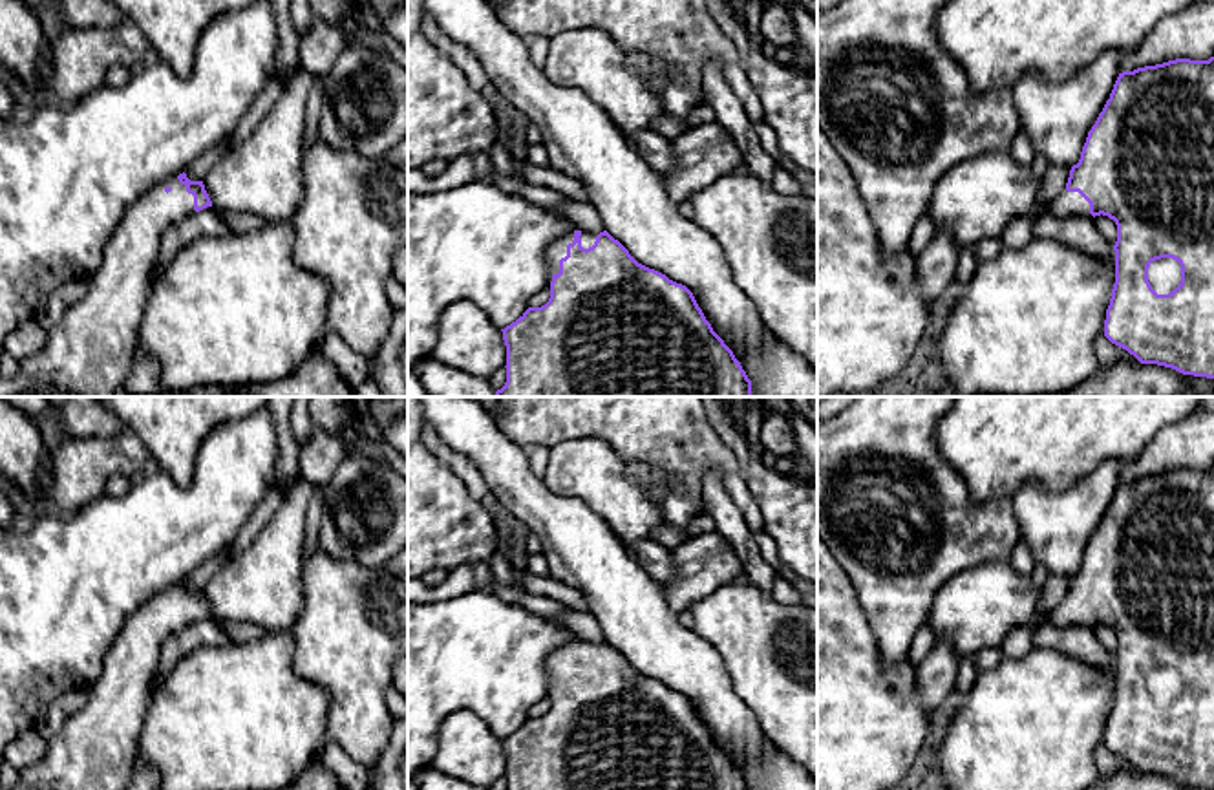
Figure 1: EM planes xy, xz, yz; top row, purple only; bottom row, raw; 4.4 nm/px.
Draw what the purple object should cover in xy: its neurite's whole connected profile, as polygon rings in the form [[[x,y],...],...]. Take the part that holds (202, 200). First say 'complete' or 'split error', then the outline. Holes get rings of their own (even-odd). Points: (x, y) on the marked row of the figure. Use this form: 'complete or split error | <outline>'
split error | [[[185,172],[148,188],[135,199],[108,240],[99,269],[86,280],[82,298],[71,304],[62,318],[48,329],[48,340],[37,355],[18,360],[18,371],[13,377],[0,377],[0,397],[113,397],[137,362],[139,327],[159,258],[159,241],[176,221],[207,207],[212,207],[212,201],[203,181],[190,181]]]

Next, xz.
split error | [[[574,230],[558,238],[547,247],[547,262],[552,274],[548,302],[541,307],[528,307],[516,322],[501,329],[506,346],[506,382],[495,391],[495,397],[751,397],[751,380],[733,351],[713,331],[693,293],[666,274],[638,263],[607,230],[600,234]]]

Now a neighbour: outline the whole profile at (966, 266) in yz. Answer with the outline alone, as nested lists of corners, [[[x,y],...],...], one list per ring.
[[[960,247],[954,278],[958,280],[962,287],[969,283],[976,265],[978,262],[974,258],[973,247]]]

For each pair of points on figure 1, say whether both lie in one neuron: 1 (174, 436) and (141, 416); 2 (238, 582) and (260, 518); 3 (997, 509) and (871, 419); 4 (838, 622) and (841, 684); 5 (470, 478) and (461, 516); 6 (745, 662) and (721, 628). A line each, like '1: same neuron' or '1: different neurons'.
1: same neuron
2: different neurons
3: same neuron
4: same neuron
5: different neurons
6: same neuron

